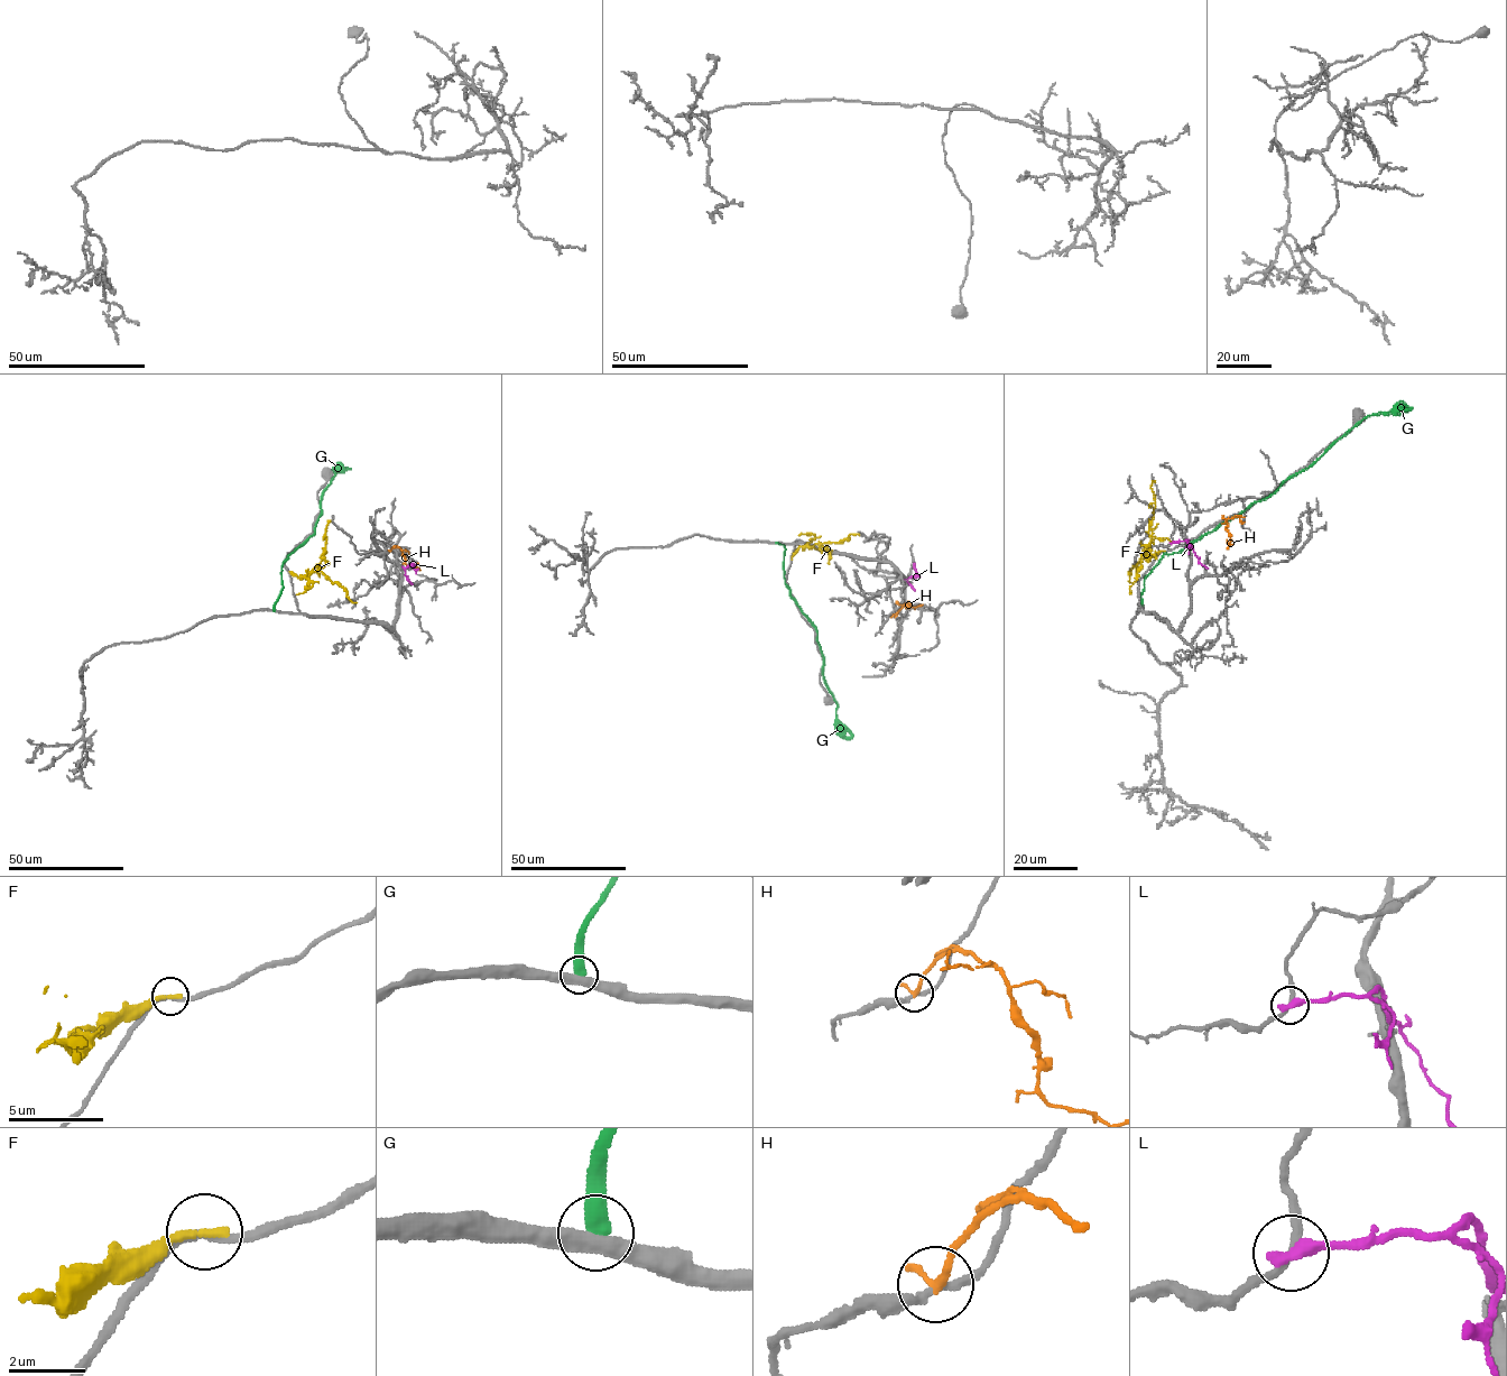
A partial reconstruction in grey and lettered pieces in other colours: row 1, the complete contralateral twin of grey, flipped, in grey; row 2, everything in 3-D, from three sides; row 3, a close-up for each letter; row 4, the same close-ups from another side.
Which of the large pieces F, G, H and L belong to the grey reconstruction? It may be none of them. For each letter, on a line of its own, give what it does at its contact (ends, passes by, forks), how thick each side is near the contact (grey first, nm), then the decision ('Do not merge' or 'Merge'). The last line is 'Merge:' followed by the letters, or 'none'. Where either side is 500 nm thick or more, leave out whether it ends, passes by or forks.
F: It ends there. Thickness 220 nm (grey) against 200 nm. Do not merge
G: It ends there. Thickness 400 nm (grey) against 480 nm. Do not merge
H: It ends there. Thickness 220 nm (grey) against 260 nm. Do not merge
L: It ends there. Thickness 200 nm (grey) against 440 nm. Do not merge
Merge: none

